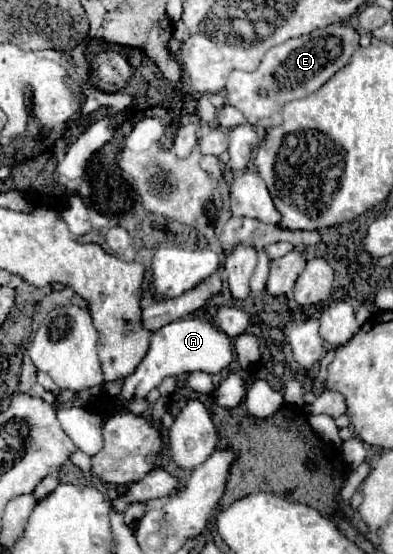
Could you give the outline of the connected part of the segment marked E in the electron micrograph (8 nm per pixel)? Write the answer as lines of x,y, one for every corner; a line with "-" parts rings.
331,24
323,30
315,30
307,36
287,40
279,46
273,46
259,68
253,72
235,70
227,80
227,102
243,112
247,122
257,128
273,128
281,124
281,106
305,98
319,90
337,70
341,70
355,48
359,46
359,32
345,24

